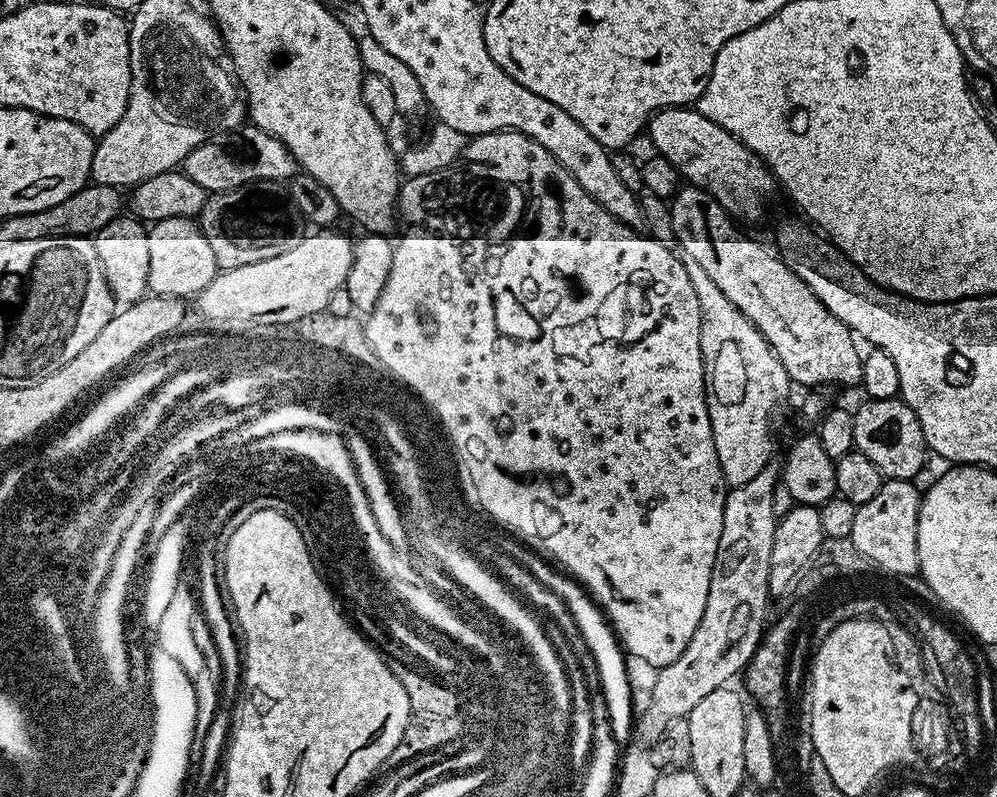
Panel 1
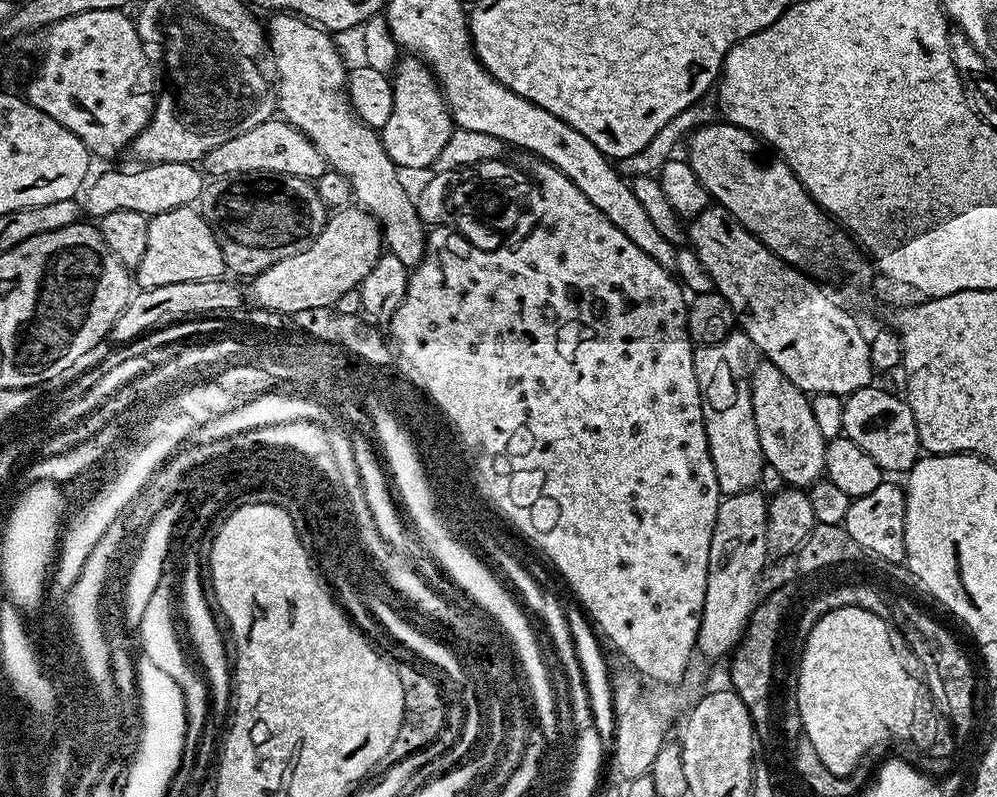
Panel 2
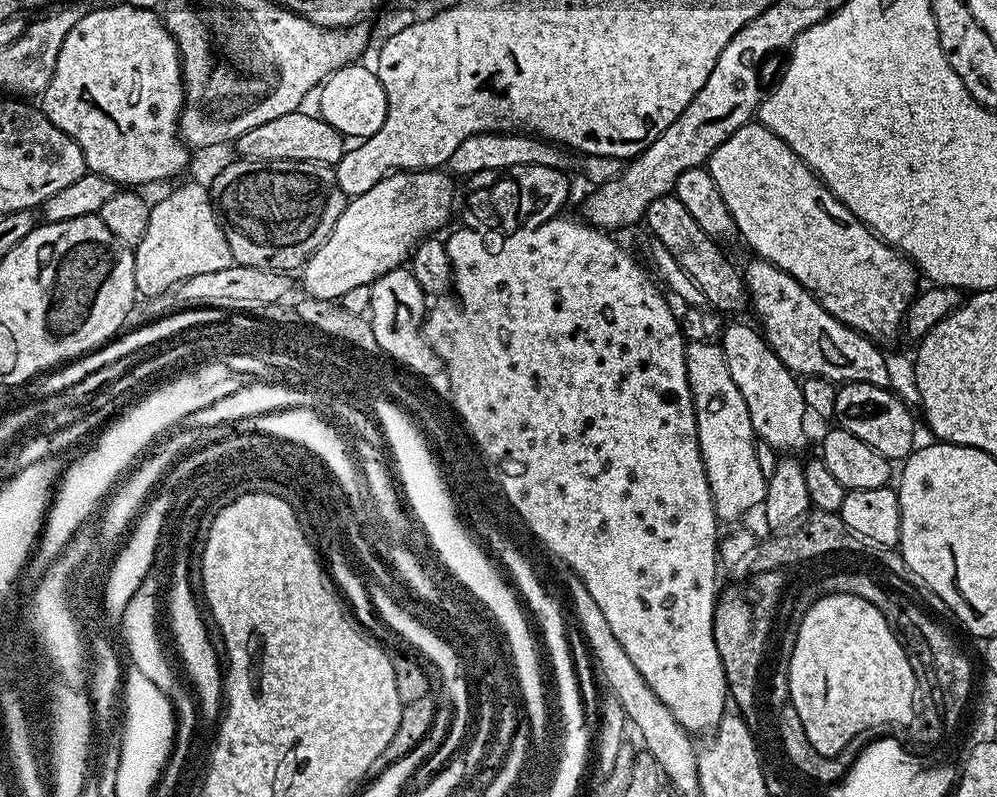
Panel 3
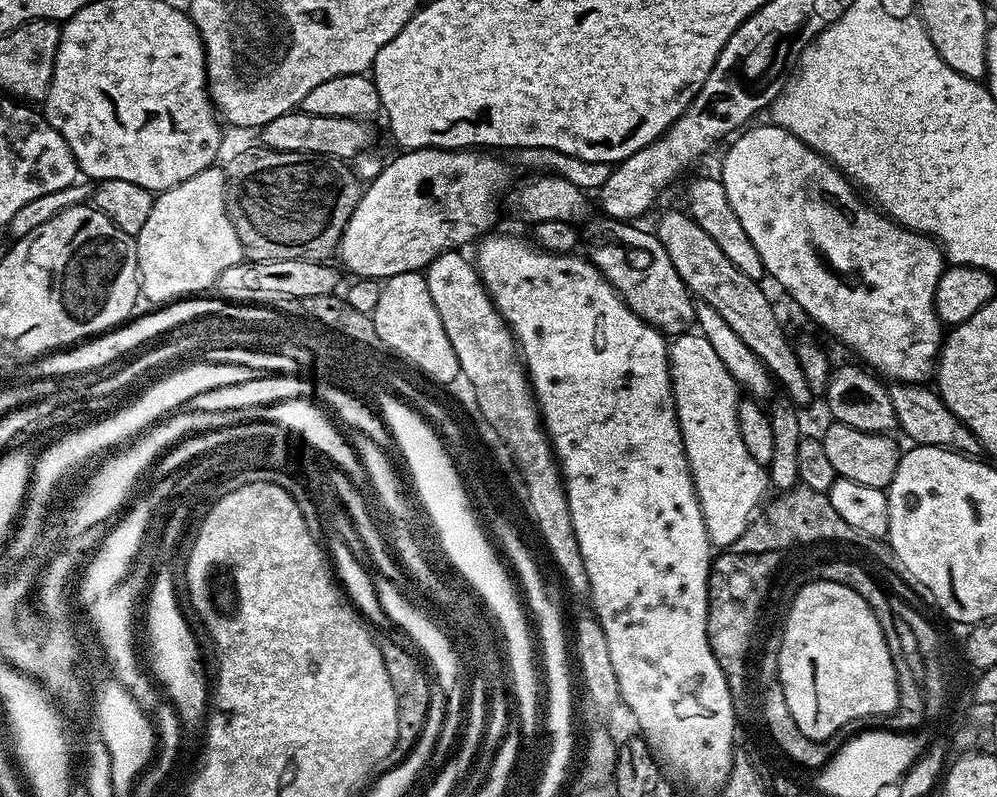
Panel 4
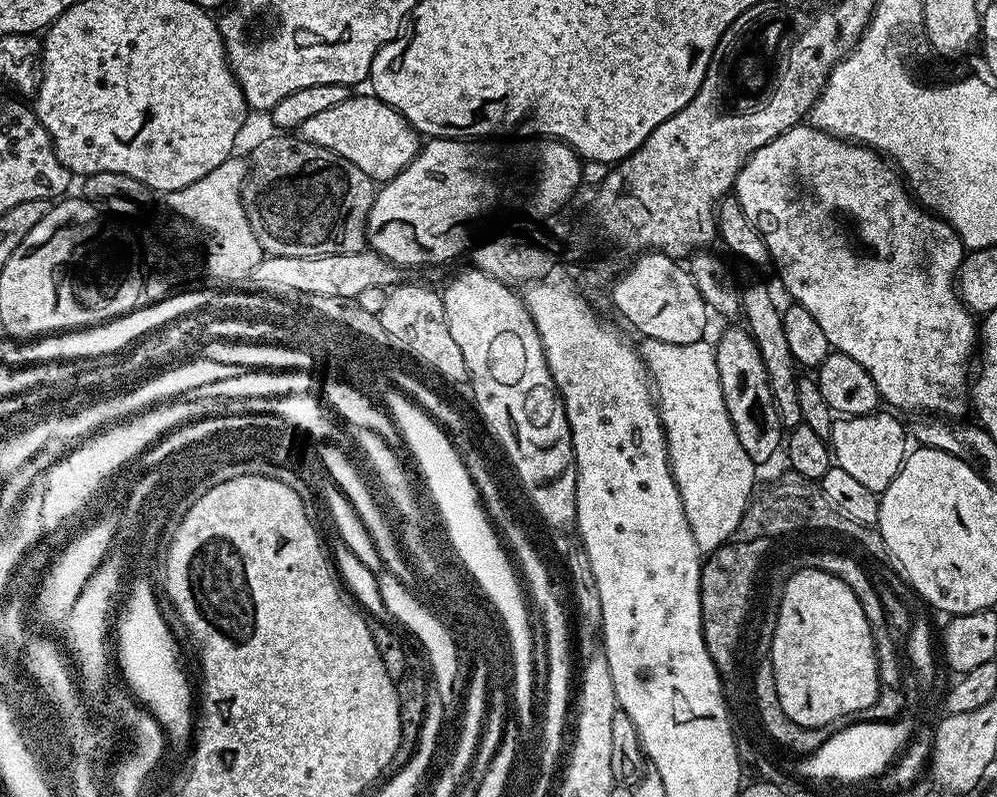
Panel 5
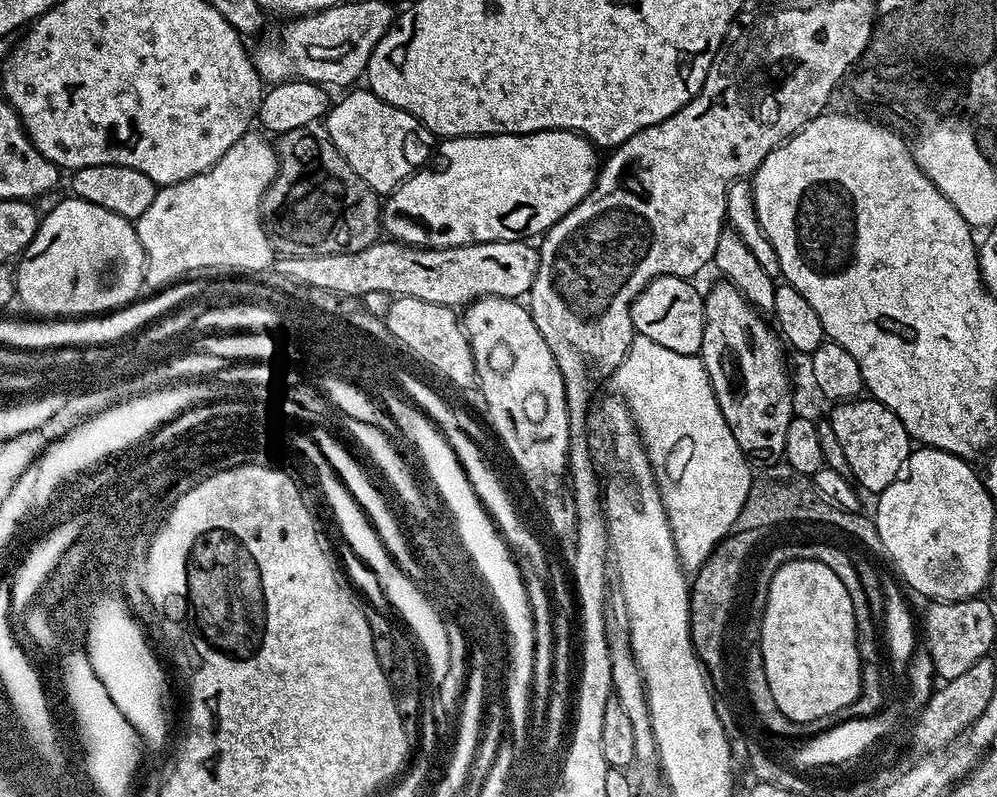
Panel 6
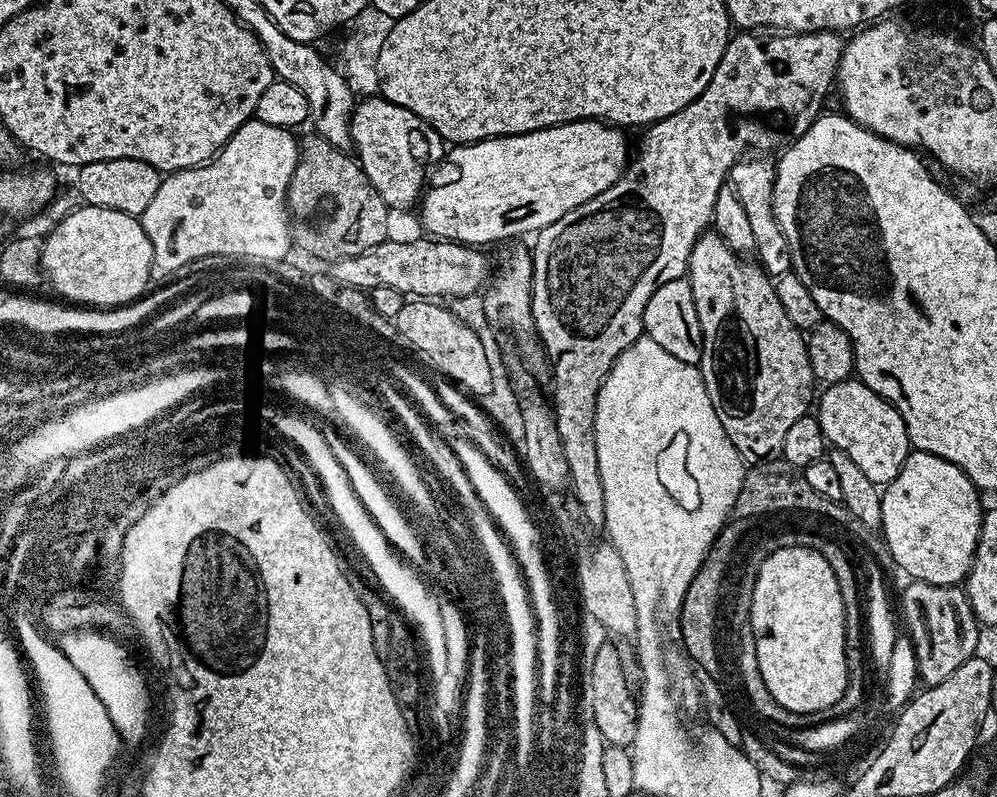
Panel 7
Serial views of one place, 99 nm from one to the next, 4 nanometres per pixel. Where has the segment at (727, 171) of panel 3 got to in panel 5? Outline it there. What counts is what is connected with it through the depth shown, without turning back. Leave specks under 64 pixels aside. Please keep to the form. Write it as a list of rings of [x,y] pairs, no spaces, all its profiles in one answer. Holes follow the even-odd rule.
[[[801,122],[778,138],[766,142],[766,146],[759,148],[744,163],[736,179],[734,195],[746,218],[750,218],[752,225],[763,236],[772,255],[775,271],[780,271],[780,280],[784,283],[785,290],[792,295],[791,299],[814,314],[814,319],[818,321],[818,326],[822,326],[829,345],[835,351],[854,358],[854,362],[858,362],[858,366],[862,366],[870,378],[874,378],[874,386],[878,386],[878,394],[885,405],[893,404],[888,406],[901,408],[896,409],[901,413],[935,414],[945,418],[960,418],[964,411],[969,411],[970,372],[968,376],[968,368],[964,363],[971,356],[973,359],[978,344],[978,324],[977,321],[972,321],[975,320],[973,313],[960,301],[960,293],[956,290],[956,274],[960,271],[966,249],[947,220],[940,219],[935,212],[930,212],[917,203],[901,173],[881,153]]]

